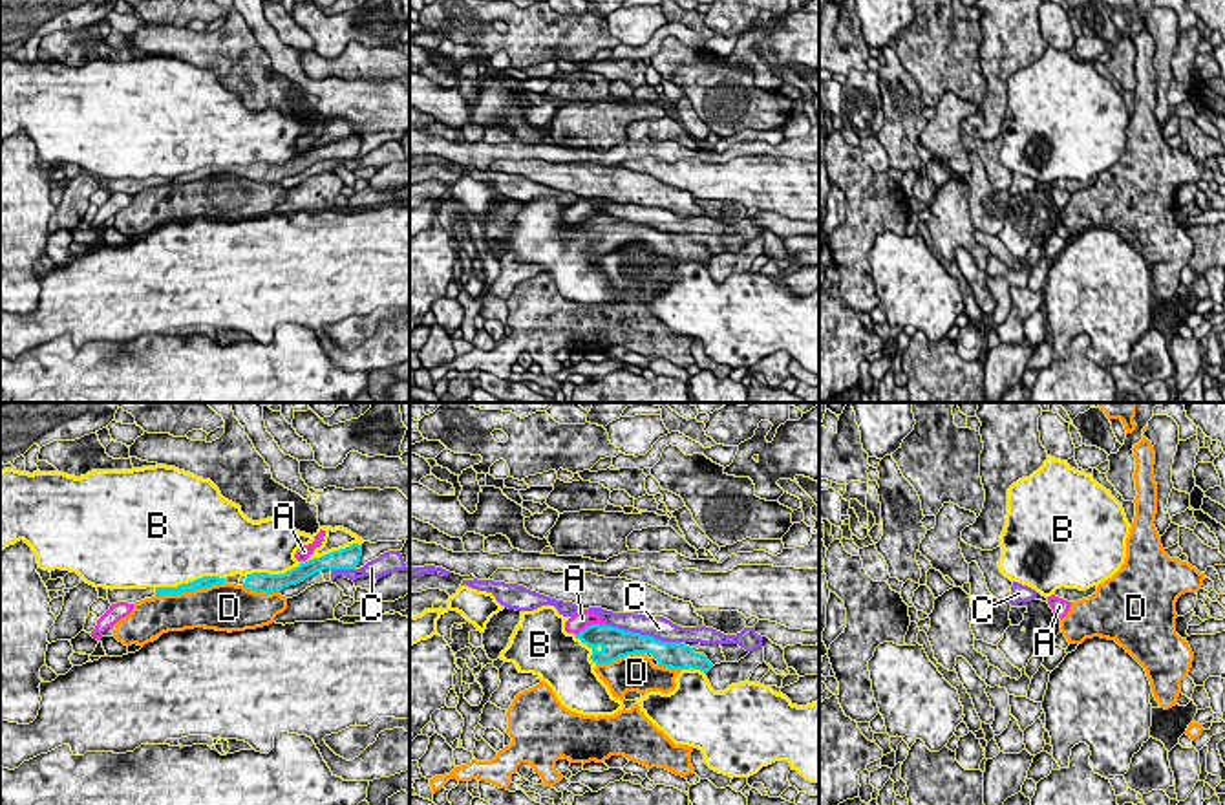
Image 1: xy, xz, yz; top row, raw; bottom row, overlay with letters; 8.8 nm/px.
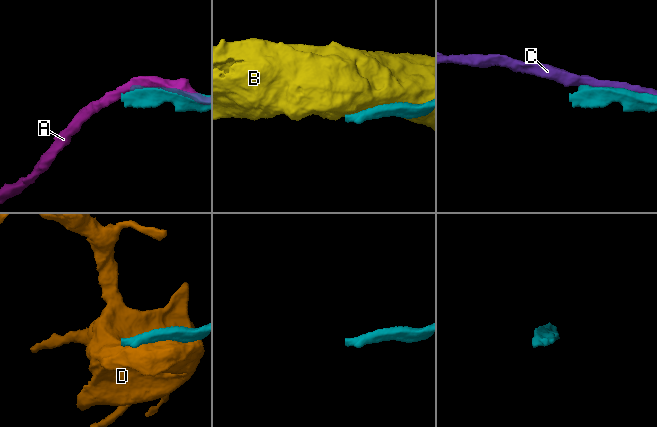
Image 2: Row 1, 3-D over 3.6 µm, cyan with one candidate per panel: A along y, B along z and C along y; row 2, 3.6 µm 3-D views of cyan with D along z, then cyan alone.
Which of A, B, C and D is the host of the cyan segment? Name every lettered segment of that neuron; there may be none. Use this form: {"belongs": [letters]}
{"belongs": []}

